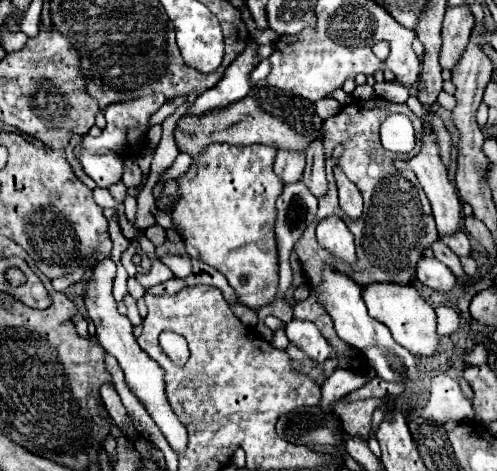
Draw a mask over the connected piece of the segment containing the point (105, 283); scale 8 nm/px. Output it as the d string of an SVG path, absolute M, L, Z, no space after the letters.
M108 258L108 260L100 260L96 266L94 266L94 272L90 276L90 280L86 282L86 288L84 288L84 302L86 302L86 308L88 308L88 314L96 326L96 336L102 344L102 348L116 356L120 368L124 370L124 376L126 376L126 384L128 388L132 390L132 394L144 404L144 408L148 410L148 414L154 418L154 422L158 424L158 428L162 430L164 438L168 440L168 444L172 446L174 452L180 452L186 448L186 428L184 424L176 418L176 414L172 412L172 408L168 406L168 400L166 400L166 394L164 394L164 370L150 360L150 356L146 352L142 352L142 348L138 346L132 330L134 326L130 324L130 320L126 316L122 316L116 308L116 300L112 296L112 286L114 286L114 278L116 278L117 266Z

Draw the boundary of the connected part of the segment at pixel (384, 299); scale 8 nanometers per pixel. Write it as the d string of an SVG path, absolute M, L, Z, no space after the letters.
M380 282L380 284L368 284L368 288L362 288L364 302L368 306L368 314L388 326L394 340L402 344L406 350L410 350L416 356L432 356L438 346L436 336L436 312L434 308L418 294L414 286L404 284L392 284L392 282Z

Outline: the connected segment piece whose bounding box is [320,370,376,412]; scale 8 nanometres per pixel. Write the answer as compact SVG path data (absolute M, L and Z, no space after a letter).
M368 370L364 374L360 372L332 372L328 376L328 380L322 386L322 400L320 400L320 408L324 408L324 412L332 412L332 406L336 404L336 400L340 400L342 396L350 394L352 390L362 388L366 382L370 382L376 376L374 370Z

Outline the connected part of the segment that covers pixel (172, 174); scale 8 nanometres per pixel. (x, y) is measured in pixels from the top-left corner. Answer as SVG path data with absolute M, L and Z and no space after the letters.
M180 153L173 164L166 170L161 178L165 181L170 179L176 179L183 176L191 164L192 157L186 153Z

